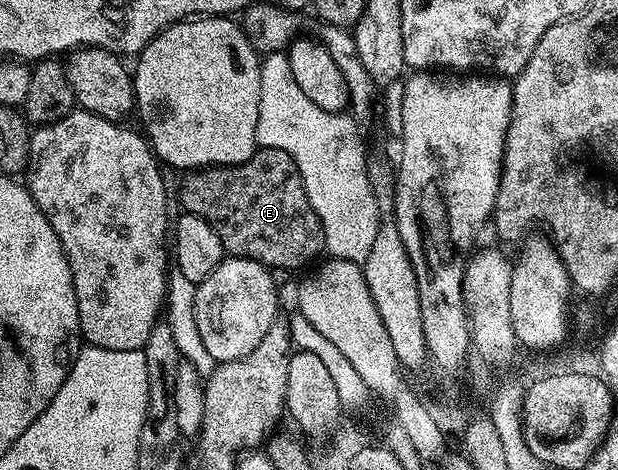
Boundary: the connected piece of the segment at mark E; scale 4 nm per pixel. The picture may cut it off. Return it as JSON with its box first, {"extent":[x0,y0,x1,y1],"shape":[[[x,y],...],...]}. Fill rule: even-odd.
{"extent":[180,148,325,270],"shape":[[[260,148],[249,160],[241,164],[209,166],[189,171],[185,176],[188,177],[180,184],[183,211],[189,216],[197,216],[206,221],[214,230],[214,234],[218,234],[229,257],[240,256],[243,260],[256,260],[267,269],[286,267],[298,270],[303,264],[310,263],[319,252],[325,251],[324,231],[320,219],[318,214],[314,214],[306,198],[302,174],[290,154],[273,148]]]}

